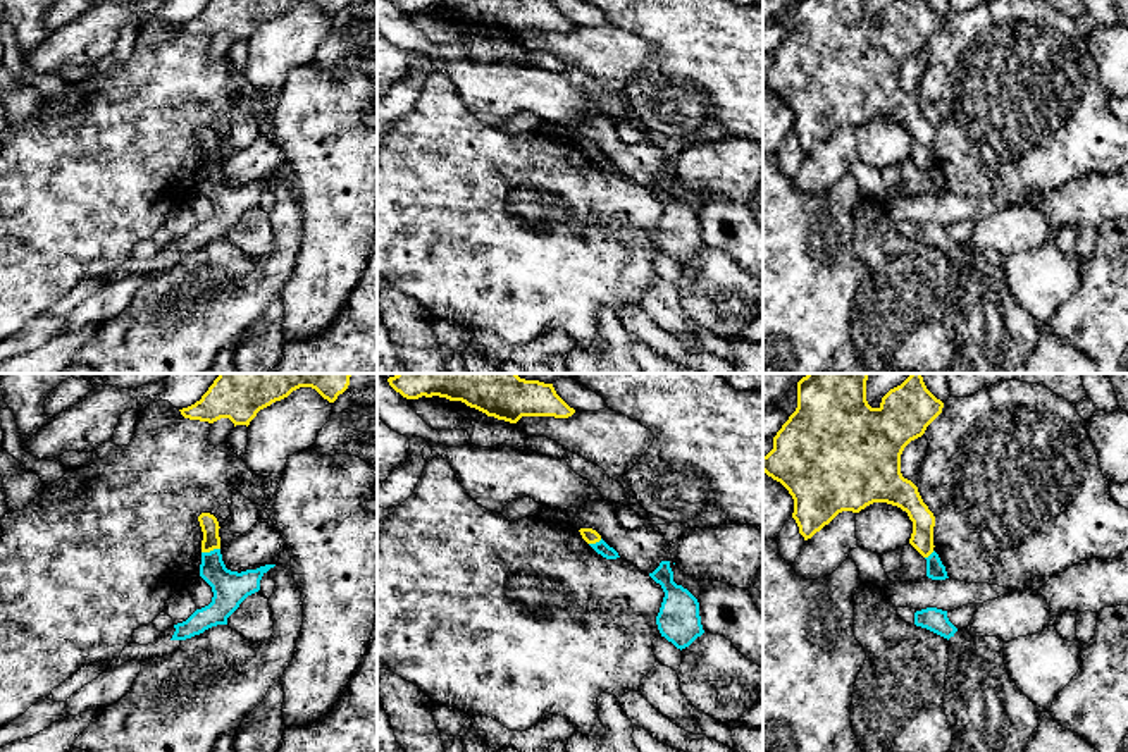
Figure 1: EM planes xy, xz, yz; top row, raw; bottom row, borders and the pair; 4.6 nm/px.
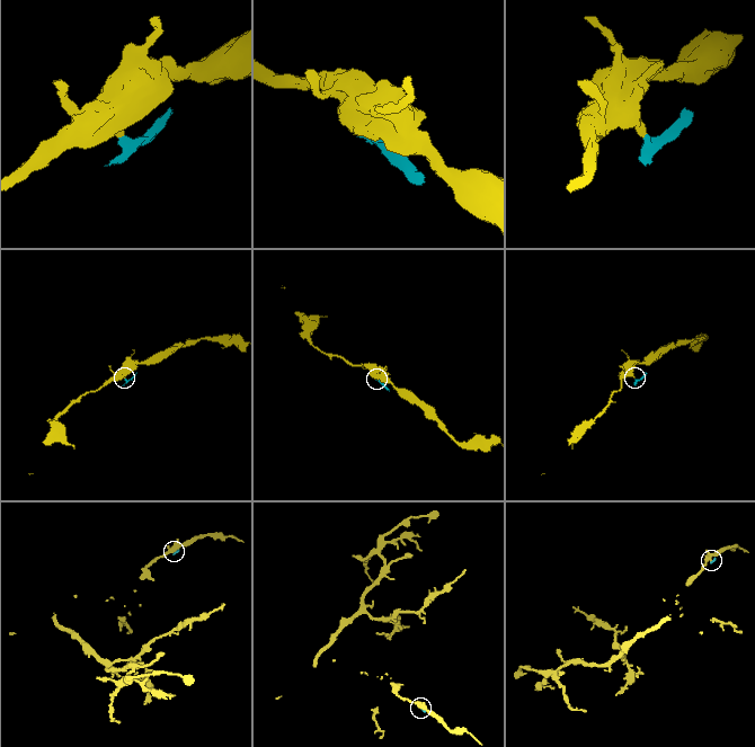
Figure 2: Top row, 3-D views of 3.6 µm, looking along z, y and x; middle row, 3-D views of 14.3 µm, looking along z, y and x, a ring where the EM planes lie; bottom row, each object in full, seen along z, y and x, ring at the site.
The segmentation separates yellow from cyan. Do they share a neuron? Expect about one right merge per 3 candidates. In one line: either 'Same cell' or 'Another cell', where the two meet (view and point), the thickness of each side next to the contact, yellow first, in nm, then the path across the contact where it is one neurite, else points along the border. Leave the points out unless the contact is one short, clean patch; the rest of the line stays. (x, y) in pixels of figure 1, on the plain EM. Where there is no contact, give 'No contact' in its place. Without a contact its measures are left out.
Another cell. Touches yellow at xy (210, 164). Thickness 90 nm (yellow) against 160 nm. Boundary: xy (219, 162), (202, 167)

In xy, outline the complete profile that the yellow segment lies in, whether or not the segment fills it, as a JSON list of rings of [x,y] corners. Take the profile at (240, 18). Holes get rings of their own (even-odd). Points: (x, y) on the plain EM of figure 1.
[[[210,0],[195,19],[179,24],[184,33],[214,38],[229,33],[236,40],[250,40],[257,28],[288,12],[300,2],[315,3],[334,17],[348,0]]]

